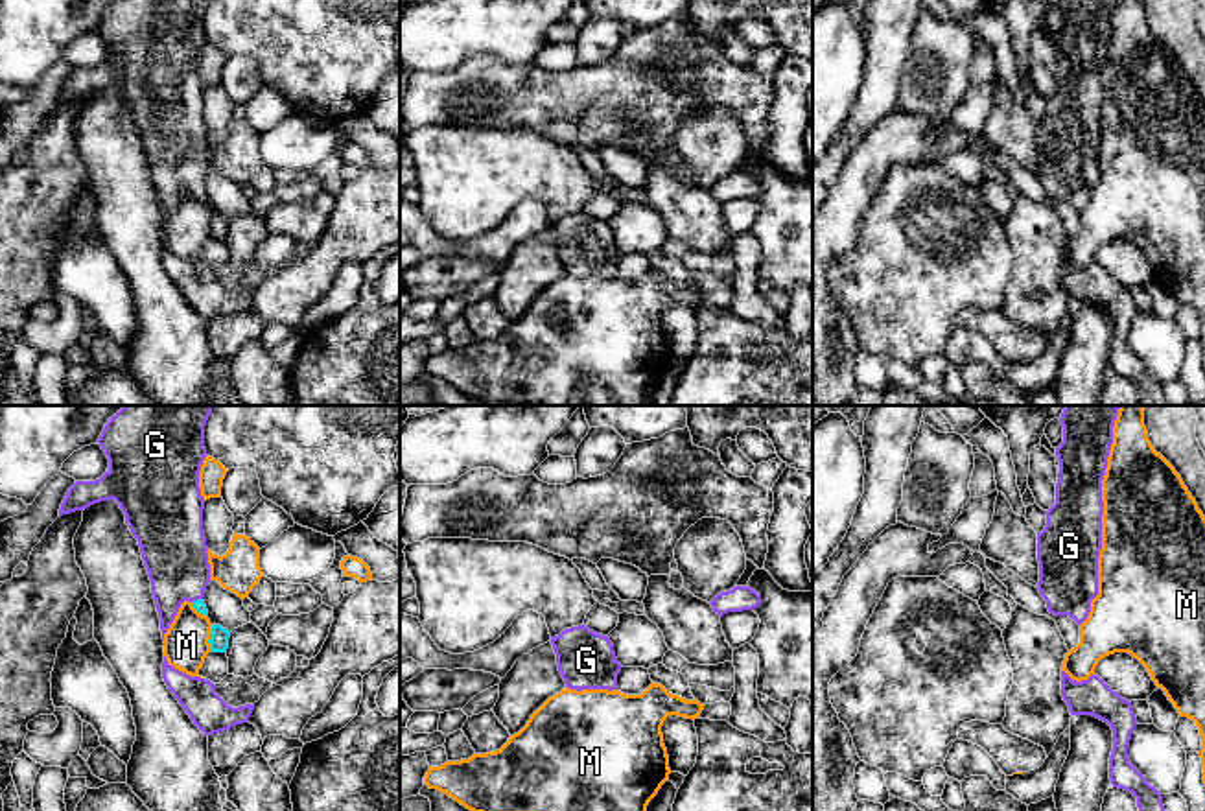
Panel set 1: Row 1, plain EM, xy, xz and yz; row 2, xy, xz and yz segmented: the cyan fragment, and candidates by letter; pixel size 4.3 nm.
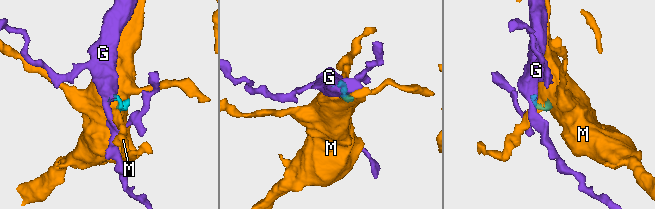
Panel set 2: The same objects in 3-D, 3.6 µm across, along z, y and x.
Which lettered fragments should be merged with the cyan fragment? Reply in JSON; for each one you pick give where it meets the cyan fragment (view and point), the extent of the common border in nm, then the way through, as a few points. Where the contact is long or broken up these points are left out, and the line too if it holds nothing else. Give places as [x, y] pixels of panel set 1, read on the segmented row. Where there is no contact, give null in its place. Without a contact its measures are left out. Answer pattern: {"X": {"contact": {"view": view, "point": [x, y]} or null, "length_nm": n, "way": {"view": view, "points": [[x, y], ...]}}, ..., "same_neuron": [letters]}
{"G": {"contact": {"view": "xy", "point": [198, 599]}, "length_nm": 60, "way": {"view": "xy", "points": [[199, 605], [198, 599], [177, 568], [174, 548]]}}, "same_neuron": ["G"]}

